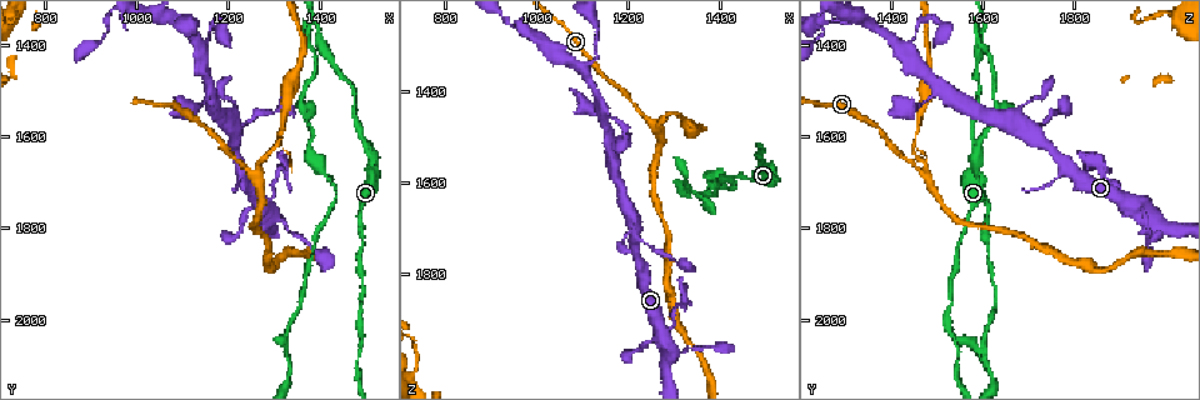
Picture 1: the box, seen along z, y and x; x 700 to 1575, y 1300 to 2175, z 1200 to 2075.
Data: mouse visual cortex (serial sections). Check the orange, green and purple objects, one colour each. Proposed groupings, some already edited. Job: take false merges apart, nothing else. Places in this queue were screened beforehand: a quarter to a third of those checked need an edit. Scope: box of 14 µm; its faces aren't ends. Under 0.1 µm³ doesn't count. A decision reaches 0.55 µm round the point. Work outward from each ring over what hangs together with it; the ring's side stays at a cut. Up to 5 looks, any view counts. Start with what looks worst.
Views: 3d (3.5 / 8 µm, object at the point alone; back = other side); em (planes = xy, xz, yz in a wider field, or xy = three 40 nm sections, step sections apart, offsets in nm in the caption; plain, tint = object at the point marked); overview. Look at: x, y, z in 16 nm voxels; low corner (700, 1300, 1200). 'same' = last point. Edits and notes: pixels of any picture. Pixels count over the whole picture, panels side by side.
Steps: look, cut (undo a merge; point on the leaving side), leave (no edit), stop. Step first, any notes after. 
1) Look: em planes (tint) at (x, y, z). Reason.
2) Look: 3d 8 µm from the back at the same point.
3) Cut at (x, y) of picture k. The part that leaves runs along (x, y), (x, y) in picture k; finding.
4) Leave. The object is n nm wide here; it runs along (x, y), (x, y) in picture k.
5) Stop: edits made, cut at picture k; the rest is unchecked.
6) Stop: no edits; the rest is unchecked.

Look: 3d 3.5 µm from the back at (1260, 1685, 1470). Arms part here.

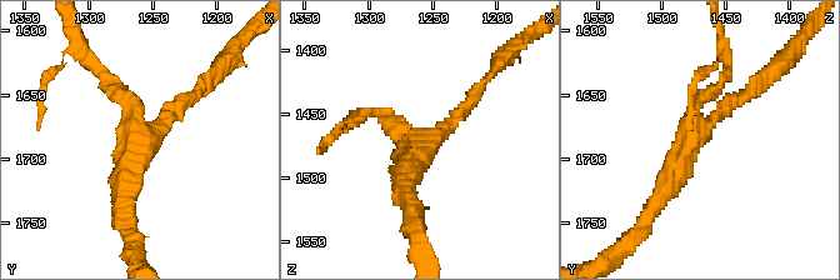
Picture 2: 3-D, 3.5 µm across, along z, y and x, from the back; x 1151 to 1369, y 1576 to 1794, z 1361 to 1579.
Look: em planes (tint) at (1258, 1684, 1476).

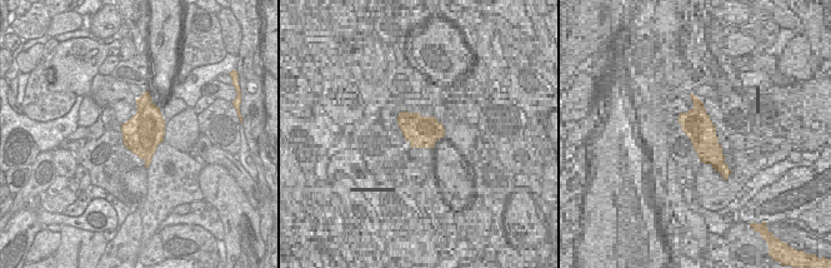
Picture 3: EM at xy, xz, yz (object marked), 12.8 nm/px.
Leave. The arms are 200, 200, 300 nm wide; it runs along (746, 94), (691, 140), (653, 205) in picture 2; continuous, no second cell.

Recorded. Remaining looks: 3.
Look: 3d 3.5 µm from the back at (1265, 1750, 1915). Calibre changes.

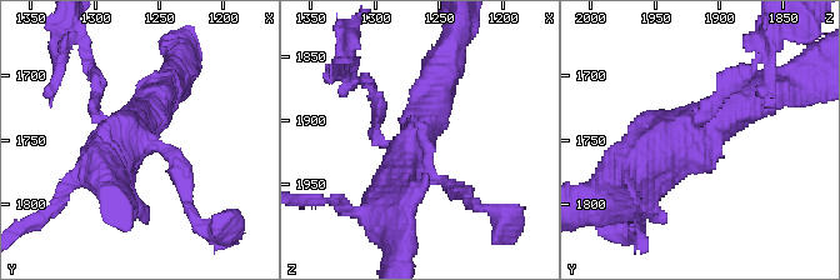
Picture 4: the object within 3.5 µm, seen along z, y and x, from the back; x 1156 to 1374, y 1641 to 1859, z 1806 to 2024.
Leave. It runs along (755, 99), (628, 173) in picture 4; all the same cell.

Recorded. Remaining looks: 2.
Stop: no edits; the rest is unchecked.

